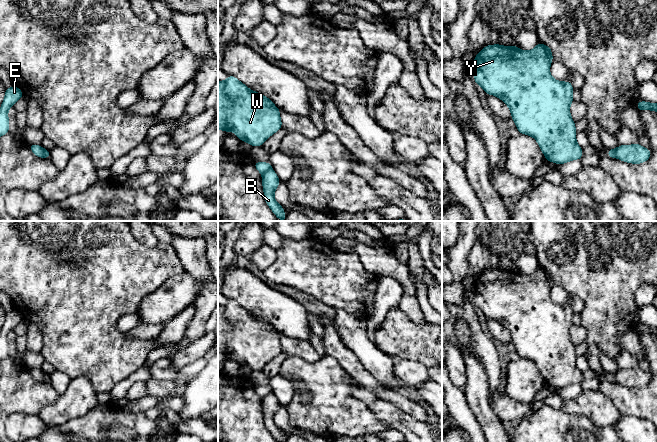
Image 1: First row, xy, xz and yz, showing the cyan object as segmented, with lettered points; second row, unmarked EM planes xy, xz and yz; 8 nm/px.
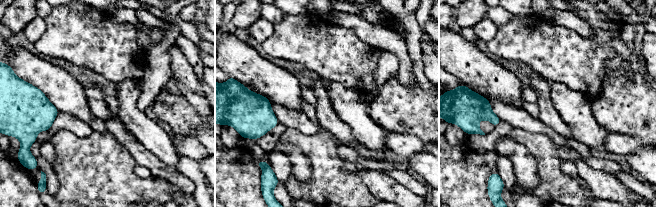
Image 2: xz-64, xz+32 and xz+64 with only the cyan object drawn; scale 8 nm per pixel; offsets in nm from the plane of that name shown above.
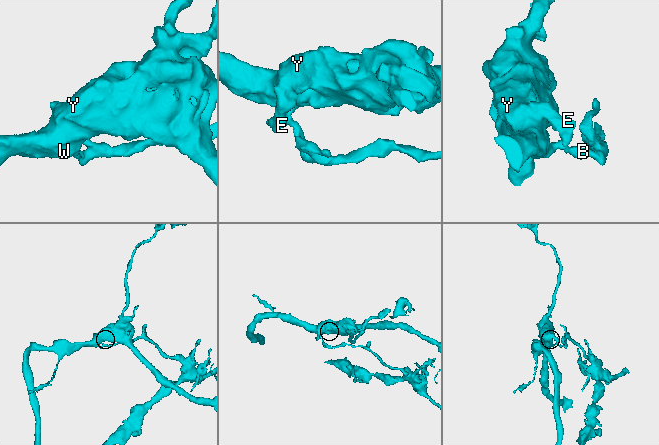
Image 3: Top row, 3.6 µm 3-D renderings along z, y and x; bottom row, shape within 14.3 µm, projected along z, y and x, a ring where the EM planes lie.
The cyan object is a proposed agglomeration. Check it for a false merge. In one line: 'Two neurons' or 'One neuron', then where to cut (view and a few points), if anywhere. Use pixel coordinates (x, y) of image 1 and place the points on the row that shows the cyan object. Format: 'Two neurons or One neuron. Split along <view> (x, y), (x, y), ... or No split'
Two neurons. Split along xz (271, 168), (262, 174)

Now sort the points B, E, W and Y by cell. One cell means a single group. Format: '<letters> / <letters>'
B / E W Y

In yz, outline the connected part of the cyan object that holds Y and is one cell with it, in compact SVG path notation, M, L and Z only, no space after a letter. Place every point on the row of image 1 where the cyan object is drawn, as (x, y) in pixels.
M537 43L534 49L524 51L514 46L488 44L476 56L472 64L474 82L487 95L494 95L510 109L511 118L520 134L533 137L546 161L558 165L580 160L583 155L576 141L577 130L570 114L573 100L573 86L570 81L555 80L550 74L553 55L550 46Z

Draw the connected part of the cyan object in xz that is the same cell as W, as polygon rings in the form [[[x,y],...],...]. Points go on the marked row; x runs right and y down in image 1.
[[[228,75],[225,81],[218,81],[218,130],[234,132],[241,141],[248,142],[252,147],[258,147],[281,128],[280,109],[268,97],[249,89],[232,75]]]

